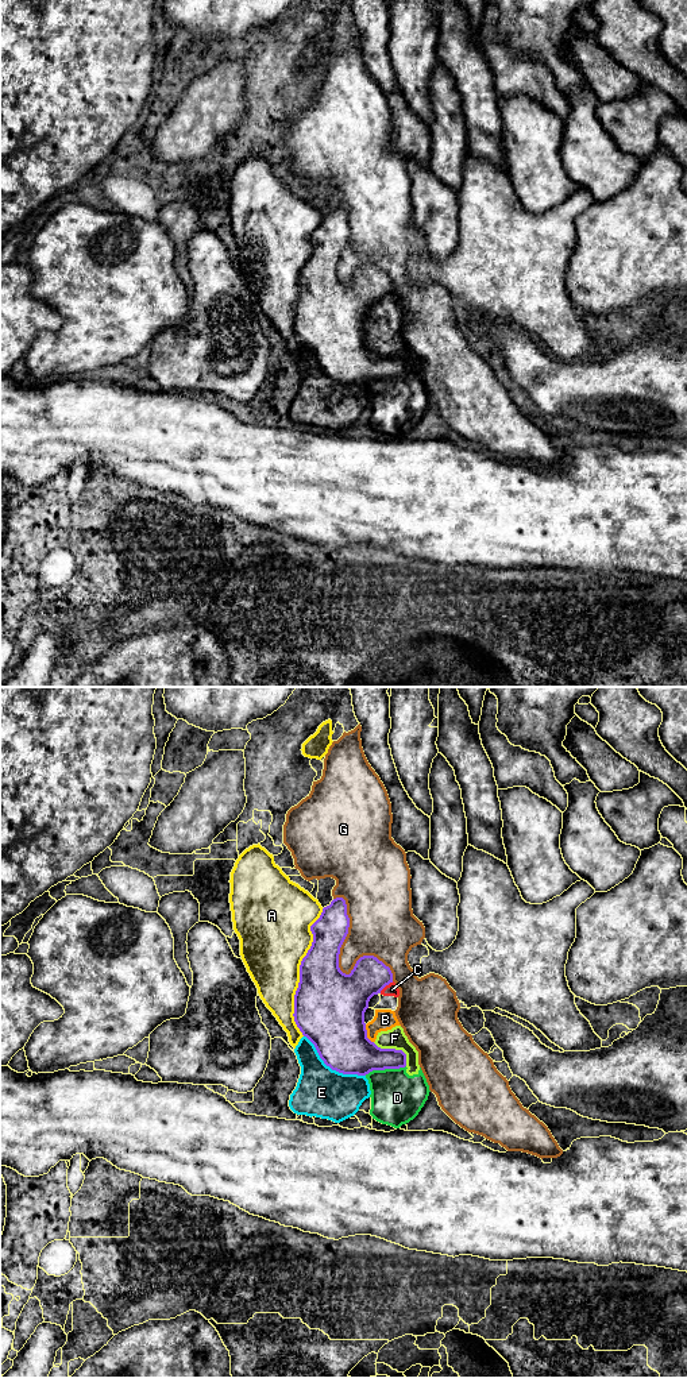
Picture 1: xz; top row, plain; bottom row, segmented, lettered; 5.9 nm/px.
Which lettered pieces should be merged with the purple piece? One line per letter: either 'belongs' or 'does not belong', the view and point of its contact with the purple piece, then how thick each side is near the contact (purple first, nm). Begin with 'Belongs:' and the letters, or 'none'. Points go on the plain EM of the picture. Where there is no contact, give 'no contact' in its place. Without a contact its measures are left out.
Belongs: none
A: does not belong | xz (300, 281) | 400/400 nm
B: does not belong | xz (366, 343) | 400/130 nm
C: does not belong | xz (386, 293) | 260/80 nm
D: does not belong | xz (385, 377) | 280/300 nm
E: does not belong | xz (331, 377) | 340/300 nm
F: does not belong | xz (394, 358) | 260/120 nm
G: does not belong | xz (338, 273) | 420/240 nm

